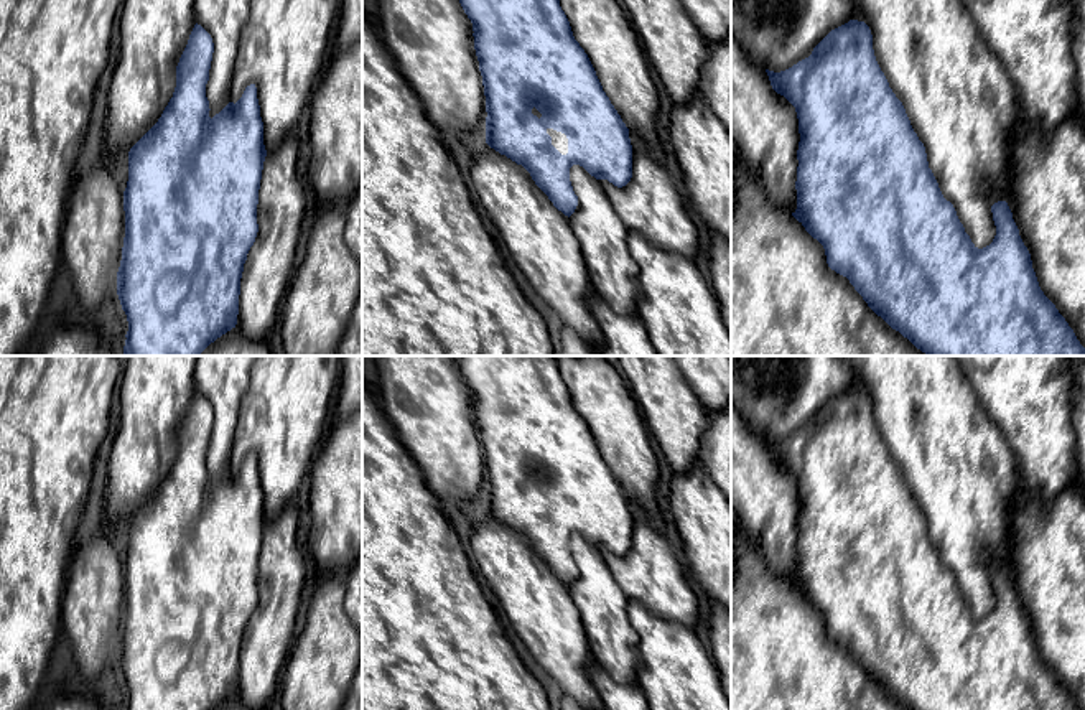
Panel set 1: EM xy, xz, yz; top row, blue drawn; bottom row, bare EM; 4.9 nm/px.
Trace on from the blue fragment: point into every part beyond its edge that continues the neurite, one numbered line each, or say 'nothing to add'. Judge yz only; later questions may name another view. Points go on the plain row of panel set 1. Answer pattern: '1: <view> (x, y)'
nothing to add

